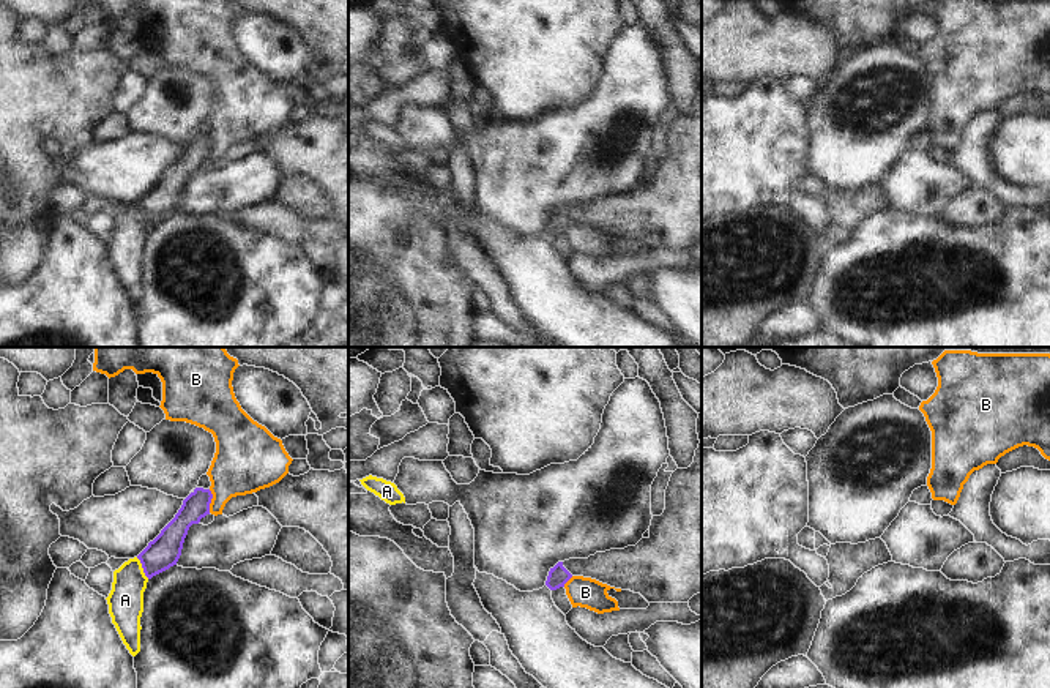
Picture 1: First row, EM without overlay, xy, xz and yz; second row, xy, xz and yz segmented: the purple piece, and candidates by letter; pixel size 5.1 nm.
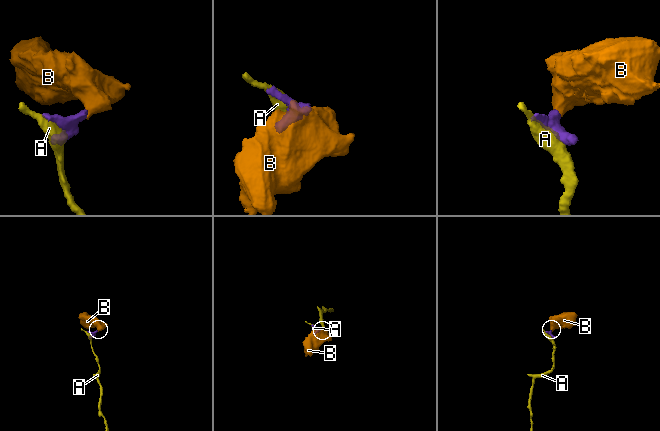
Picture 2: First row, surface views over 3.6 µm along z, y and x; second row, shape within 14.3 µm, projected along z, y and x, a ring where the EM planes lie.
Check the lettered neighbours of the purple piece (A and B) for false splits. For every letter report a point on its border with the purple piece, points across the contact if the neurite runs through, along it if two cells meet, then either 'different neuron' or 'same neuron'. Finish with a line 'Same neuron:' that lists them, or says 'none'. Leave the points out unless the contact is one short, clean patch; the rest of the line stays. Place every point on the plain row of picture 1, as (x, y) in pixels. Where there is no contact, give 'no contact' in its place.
A: contact xy (142, 213); different neuron
B: contact xy (210, 147); border xy (208, 136), (212, 141), (210, 158); different neuron
Same neuron: none

